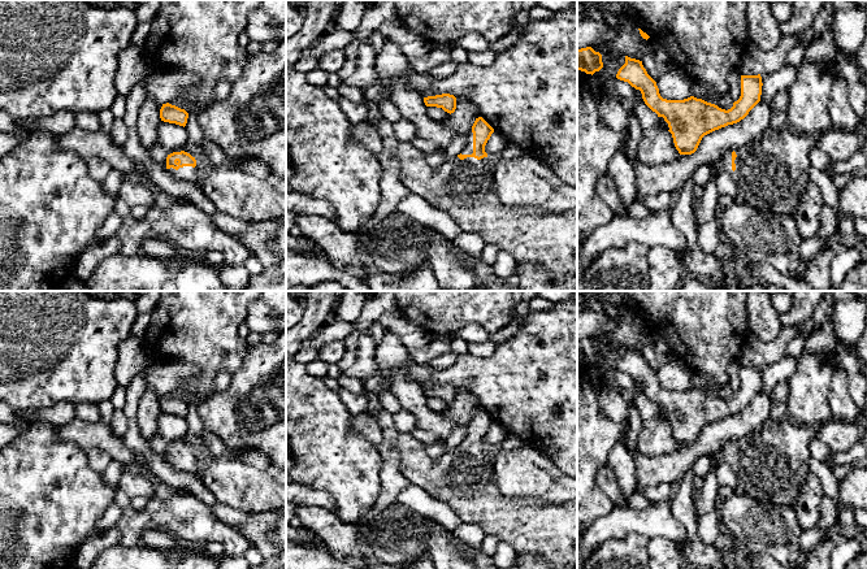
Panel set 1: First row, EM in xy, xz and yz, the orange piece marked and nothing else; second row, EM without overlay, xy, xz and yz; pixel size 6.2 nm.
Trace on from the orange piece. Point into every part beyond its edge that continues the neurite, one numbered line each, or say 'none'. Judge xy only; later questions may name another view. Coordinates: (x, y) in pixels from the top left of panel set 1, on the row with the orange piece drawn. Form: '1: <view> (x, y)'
1: xy (187, 173)

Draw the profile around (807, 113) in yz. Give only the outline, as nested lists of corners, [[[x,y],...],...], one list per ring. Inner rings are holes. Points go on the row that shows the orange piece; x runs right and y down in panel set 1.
[[[836,62],[797,66],[797,78],[786,87],[786,127],[815,138],[833,129],[828,104],[836,74]]]

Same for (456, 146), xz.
[[[455,136],[447,149],[445,151],[445,161],[448,161],[464,149],[467,140],[459,136]]]

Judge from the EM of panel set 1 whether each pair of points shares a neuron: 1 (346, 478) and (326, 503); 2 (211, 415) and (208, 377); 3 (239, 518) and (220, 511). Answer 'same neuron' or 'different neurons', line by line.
1: different neurons
2: different neurons
3: same neuron

